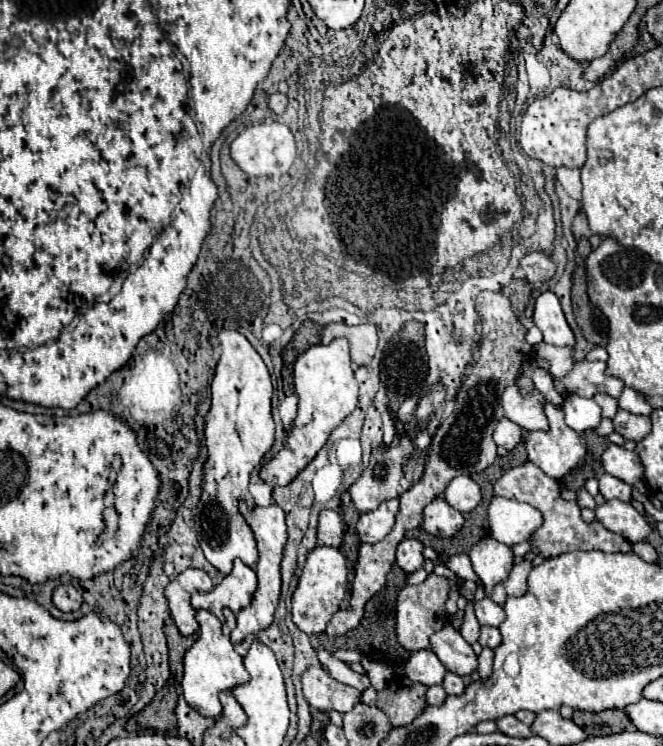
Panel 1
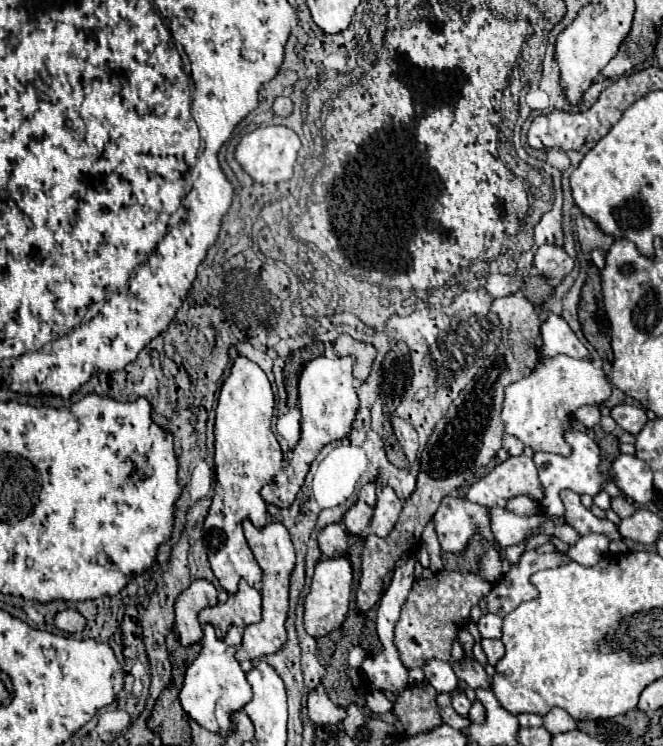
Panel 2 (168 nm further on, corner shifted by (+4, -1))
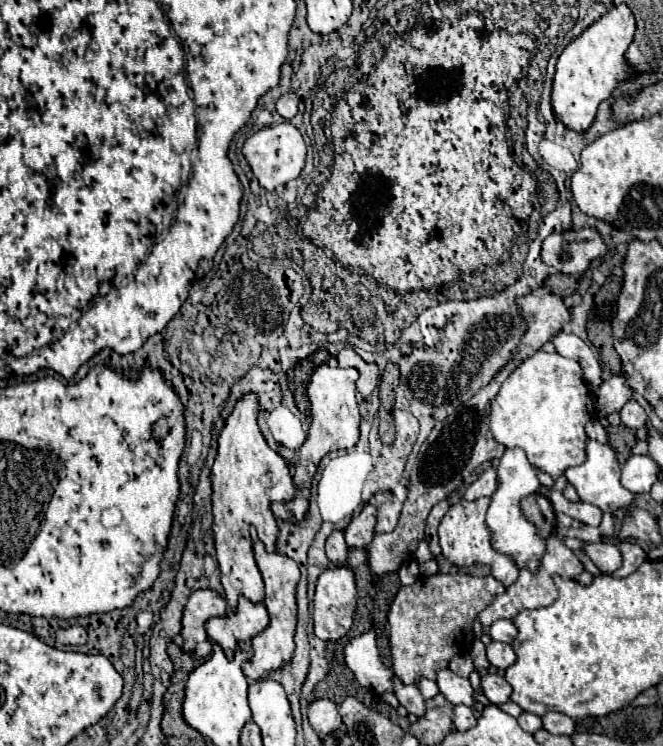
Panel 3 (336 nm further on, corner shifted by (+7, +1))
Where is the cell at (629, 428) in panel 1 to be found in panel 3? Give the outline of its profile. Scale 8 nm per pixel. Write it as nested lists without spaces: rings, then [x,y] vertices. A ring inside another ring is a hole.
[[[629,400],[629,402],[621,408],[619,414],[621,414],[621,424],[627,426],[627,428],[631,428],[631,430],[637,430],[637,428],[645,426],[645,422],[647,422],[645,410],[643,410],[635,400]]]

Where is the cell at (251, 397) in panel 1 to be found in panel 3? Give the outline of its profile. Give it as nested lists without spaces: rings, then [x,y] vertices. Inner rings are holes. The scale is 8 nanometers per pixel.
[[[247,392],[235,402],[235,408],[227,416],[225,426],[219,434],[219,448],[217,448],[215,464],[211,468],[213,538],[215,538],[217,564],[221,570],[221,584],[225,588],[225,598],[231,610],[235,610],[239,596],[245,596],[251,602],[261,602],[265,594],[261,572],[253,558],[250,526],[256,528],[257,535],[265,544],[267,551],[275,551],[278,527],[269,504],[285,502],[295,496],[295,486],[287,462],[265,442],[259,430],[257,424],[259,410],[261,406],[255,392]]]

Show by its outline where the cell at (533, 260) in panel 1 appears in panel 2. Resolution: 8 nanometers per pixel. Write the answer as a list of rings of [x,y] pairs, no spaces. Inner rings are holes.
[[[544,244],[538,248],[538,252],[534,256],[534,266],[556,286],[564,280],[564,276],[568,276],[572,272],[574,260],[564,252],[562,246]]]

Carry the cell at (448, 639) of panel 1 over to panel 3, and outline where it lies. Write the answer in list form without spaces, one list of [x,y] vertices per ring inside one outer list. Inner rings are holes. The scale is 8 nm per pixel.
[[[485,674],[481,676],[481,690],[487,696],[489,702],[493,704],[503,704],[509,702],[511,686],[507,686],[507,680],[497,676],[497,674]]]

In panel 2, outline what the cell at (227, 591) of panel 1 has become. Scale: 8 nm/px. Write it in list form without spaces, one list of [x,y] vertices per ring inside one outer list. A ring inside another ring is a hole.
[[[244,580],[240,582],[238,594],[230,596],[226,604],[216,604],[212,608],[204,608],[200,614],[200,624],[212,624],[218,632],[218,638],[224,640],[230,626],[250,626],[262,620],[262,598],[260,592],[248,586]]]

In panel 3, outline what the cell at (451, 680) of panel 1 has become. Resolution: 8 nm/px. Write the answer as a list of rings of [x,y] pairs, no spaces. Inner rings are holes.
[[[457,704],[453,706],[453,724],[457,730],[467,730],[471,726],[475,726],[475,716],[473,710],[465,704]]]

